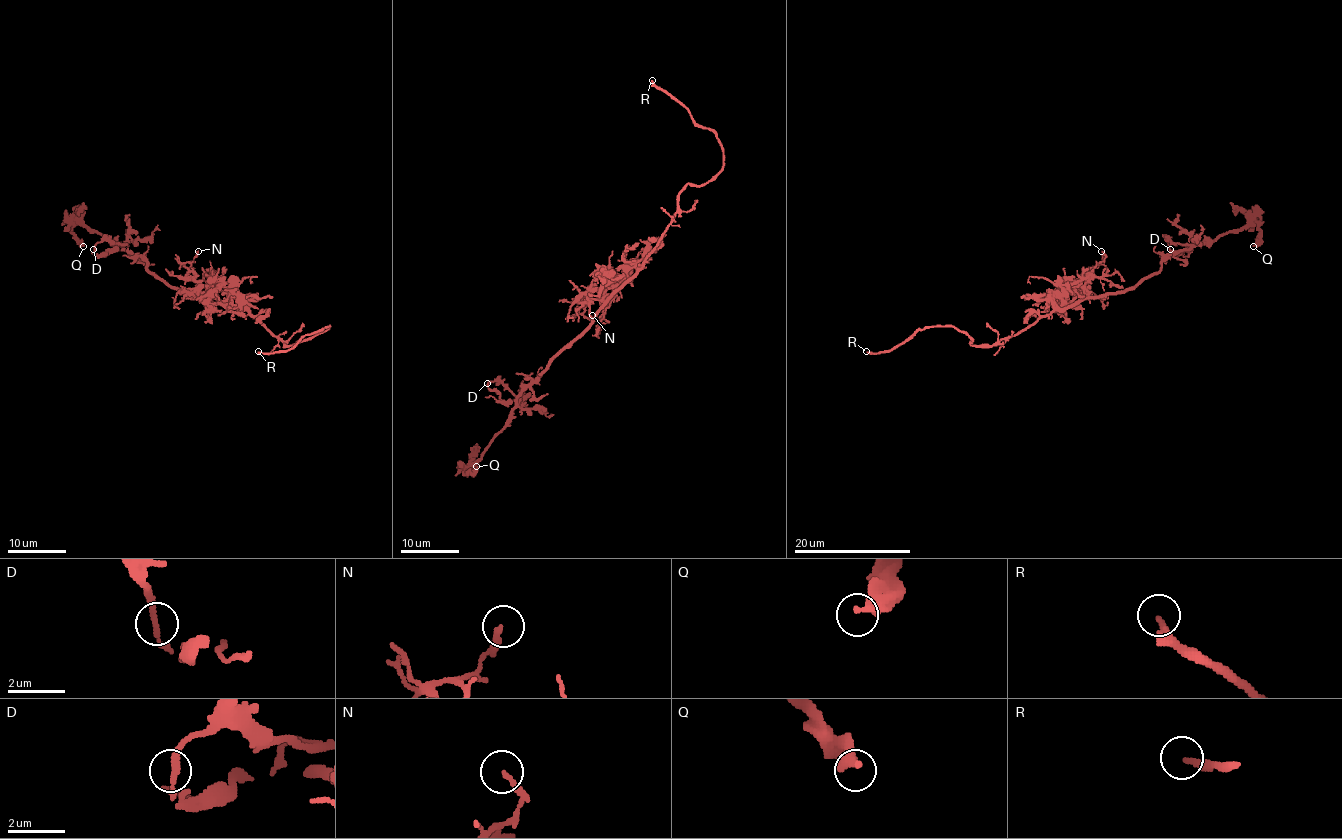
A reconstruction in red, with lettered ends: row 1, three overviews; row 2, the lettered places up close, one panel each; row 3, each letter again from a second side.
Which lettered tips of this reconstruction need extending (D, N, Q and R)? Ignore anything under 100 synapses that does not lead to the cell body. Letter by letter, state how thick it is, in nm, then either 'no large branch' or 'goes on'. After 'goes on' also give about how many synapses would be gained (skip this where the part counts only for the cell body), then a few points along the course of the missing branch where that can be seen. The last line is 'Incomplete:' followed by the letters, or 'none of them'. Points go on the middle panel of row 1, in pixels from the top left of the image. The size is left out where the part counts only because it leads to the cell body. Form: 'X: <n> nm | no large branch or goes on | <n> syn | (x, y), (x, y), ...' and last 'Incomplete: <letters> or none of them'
D: 180 nm | no large branch
N: 200 nm | no large branch
Q: 440 nm | no large branch
R: 280 nm | goes on | (652, 80), (638, 53), (599, 16)
Incomplete: R

